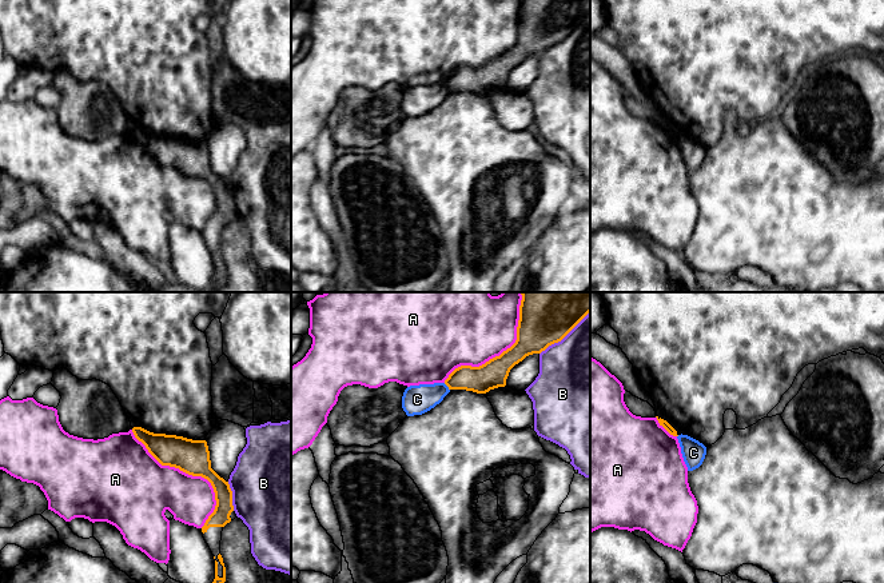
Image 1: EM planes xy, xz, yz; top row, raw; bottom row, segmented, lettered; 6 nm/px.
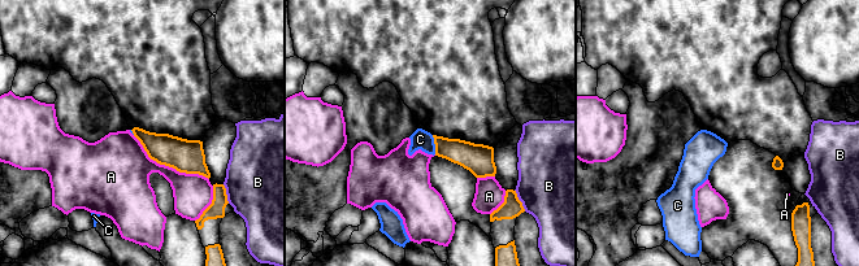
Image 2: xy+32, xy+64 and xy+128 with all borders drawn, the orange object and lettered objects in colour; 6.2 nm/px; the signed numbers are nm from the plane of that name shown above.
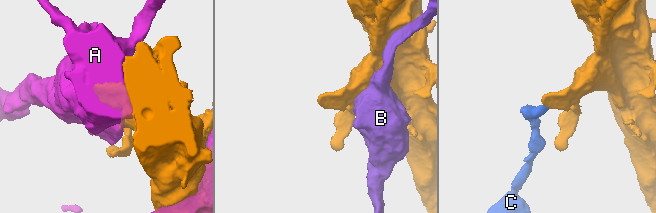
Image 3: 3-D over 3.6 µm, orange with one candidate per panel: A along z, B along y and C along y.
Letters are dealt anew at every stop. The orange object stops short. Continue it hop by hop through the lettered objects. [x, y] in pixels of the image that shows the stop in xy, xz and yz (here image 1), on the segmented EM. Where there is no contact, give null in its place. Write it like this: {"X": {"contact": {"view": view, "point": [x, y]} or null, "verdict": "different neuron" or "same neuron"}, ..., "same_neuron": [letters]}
{"A": {"contact": {"view": "xy", "point": [191, 474]}, "verdict": "different neuron"}, "B": {"contact": {"view": "xz", "point": [564, 336]}, "verdict": "different neuron"}, "C": {"contact": {"view": "xz", "point": [448, 386]}, "verdict": "different neuron"}, "same_neuron": []}

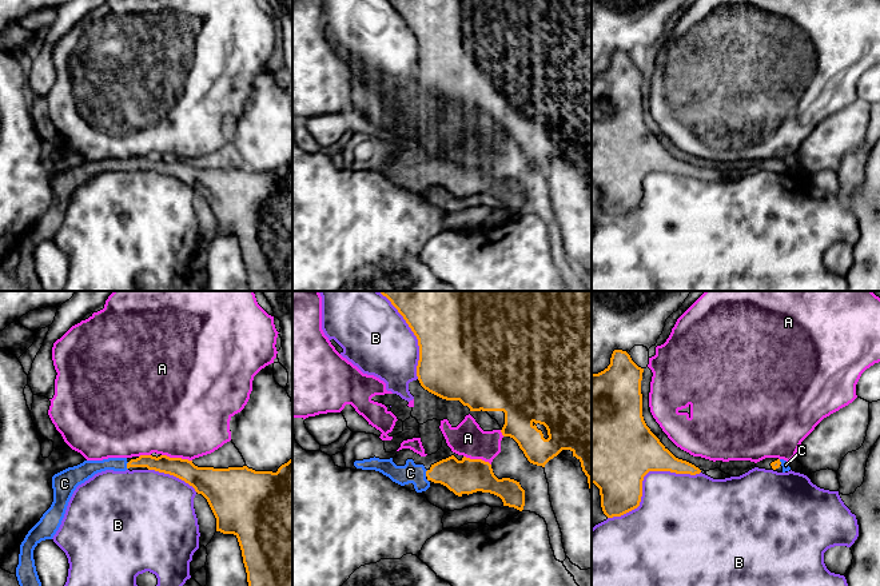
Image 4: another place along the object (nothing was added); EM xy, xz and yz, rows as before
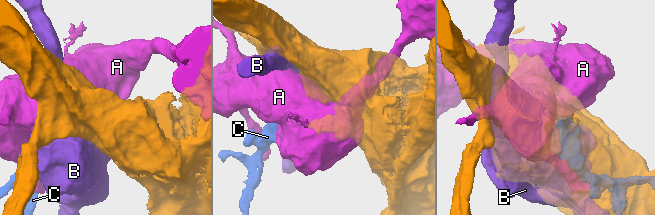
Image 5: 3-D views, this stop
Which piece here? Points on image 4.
{"A": {"contact": {"view": "xy", "point": [176, 458]}, "verdict": "different neuron"}, "B": {"contact": {"view": "yz", "point": [642, 478]}, "verdict": "different neuron"}, "C": {"contact": {"view": "xy", "point": [127, 466]}, "verdict": "same neuron"}, "same_neuron": ["C"]}

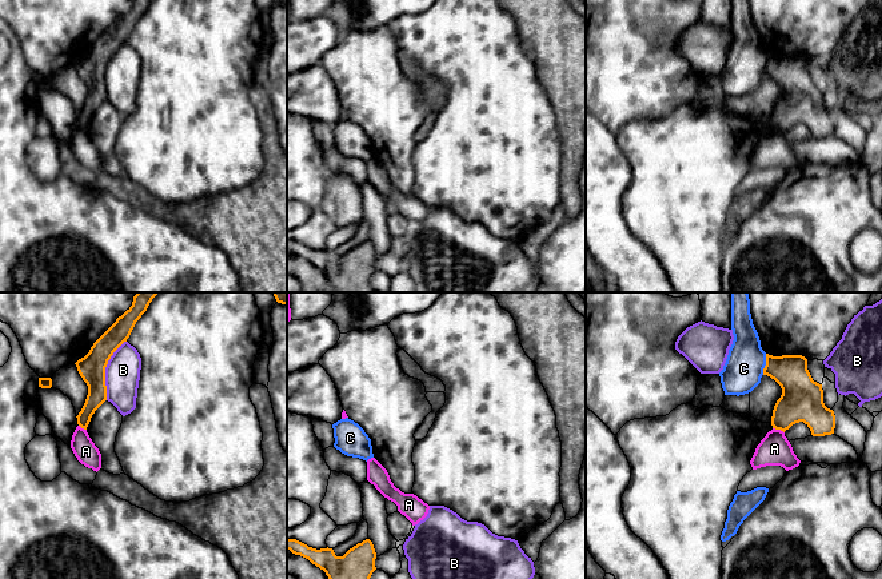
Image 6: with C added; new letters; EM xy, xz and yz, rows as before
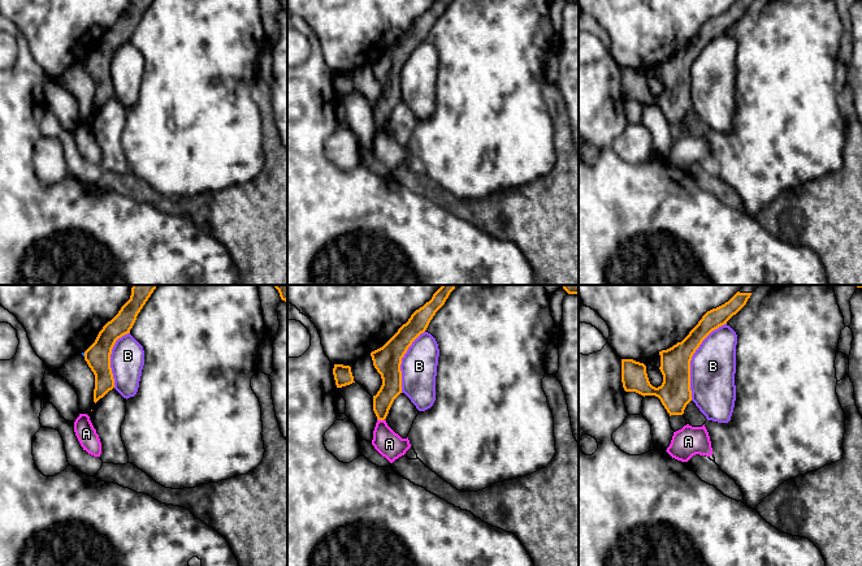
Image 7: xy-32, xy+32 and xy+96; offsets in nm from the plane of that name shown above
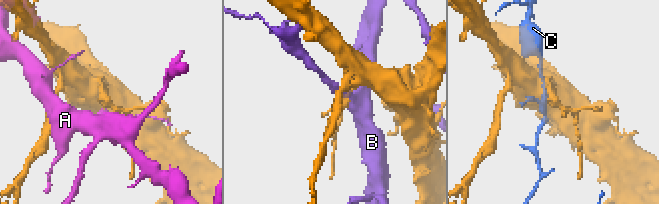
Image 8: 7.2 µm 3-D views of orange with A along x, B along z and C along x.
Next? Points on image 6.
{"A": {"contact": {"view": "yz", "point": [778, 428]}, "verdict": "different neuron"}, "B": {"contact": {"view": "xy", "point": [104, 370]}, "verdict": "different neuron"}, "C": {"contact": {"view": "yz", "point": [766, 364]}, "verdict": "different neuron"}, "same_neuron": []}

